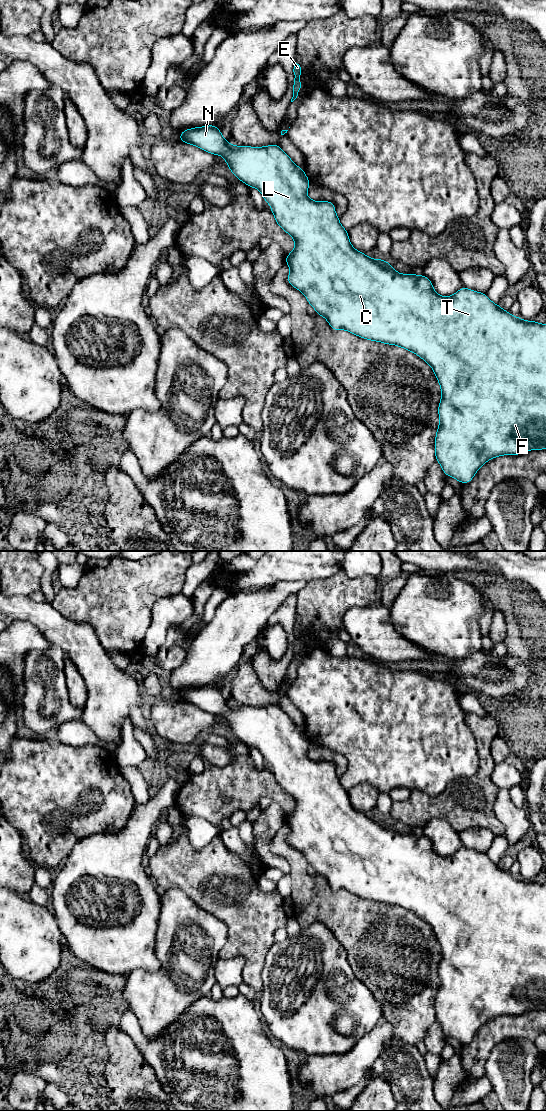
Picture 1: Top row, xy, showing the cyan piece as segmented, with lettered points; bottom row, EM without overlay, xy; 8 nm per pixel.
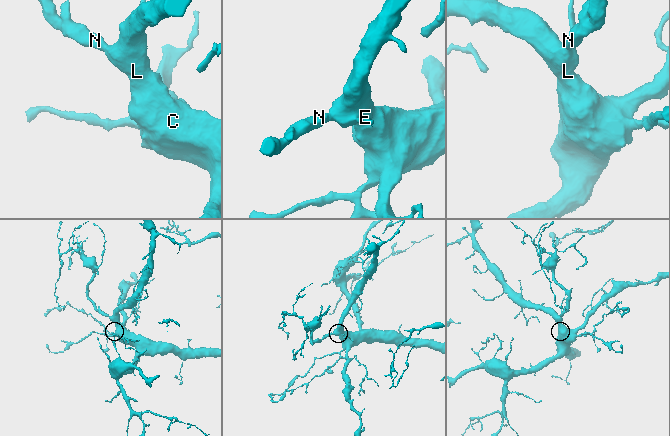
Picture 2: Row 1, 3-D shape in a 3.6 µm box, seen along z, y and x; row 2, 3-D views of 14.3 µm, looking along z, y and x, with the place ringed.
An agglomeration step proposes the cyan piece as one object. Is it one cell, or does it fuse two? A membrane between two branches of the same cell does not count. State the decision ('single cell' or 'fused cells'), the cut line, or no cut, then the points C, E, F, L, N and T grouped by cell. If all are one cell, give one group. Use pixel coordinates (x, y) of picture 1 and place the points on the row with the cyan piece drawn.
single cell | no cut | C E F L N T

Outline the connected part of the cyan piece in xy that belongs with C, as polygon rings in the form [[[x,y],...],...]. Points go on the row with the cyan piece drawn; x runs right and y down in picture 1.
[[[216,125],[183,130],[177,139],[212,155],[223,156],[230,171],[238,180],[250,188],[256,188],[260,191],[264,201],[270,205],[277,225],[289,234],[295,242],[294,249],[285,257],[285,263],[290,268],[287,282],[305,295],[309,305],[315,309],[317,315],[323,316],[327,320],[333,331],[346,330],[360,338],[399,346],[416,354],[430,365],[441,388],[441,400],[438,405],[439,426],[435,435],[435,460],[439,462],[446,476],[452,477],[462,484],[467,484],[472,481],[477,471],[493,458],[504,455],[520,455],[530,450],[546,449],[546,324],[515,317],[509,311],[502,309],[500,305],[492,302],[486,293],[469,288],[462,287],[448,297],[440,296],[434,290],[431,280],[425,275],[401,274],[395,271],[388,261],[380,258],[372,259],[365,253],[356,250],[351,245],[348,231],[339,221],[334,203],[331,201],[314,201],[307,196],[311,181],[306,176],[304,168],[298,167],[278,144],[262,147],[232,145],[224,139],[221,130]]]

